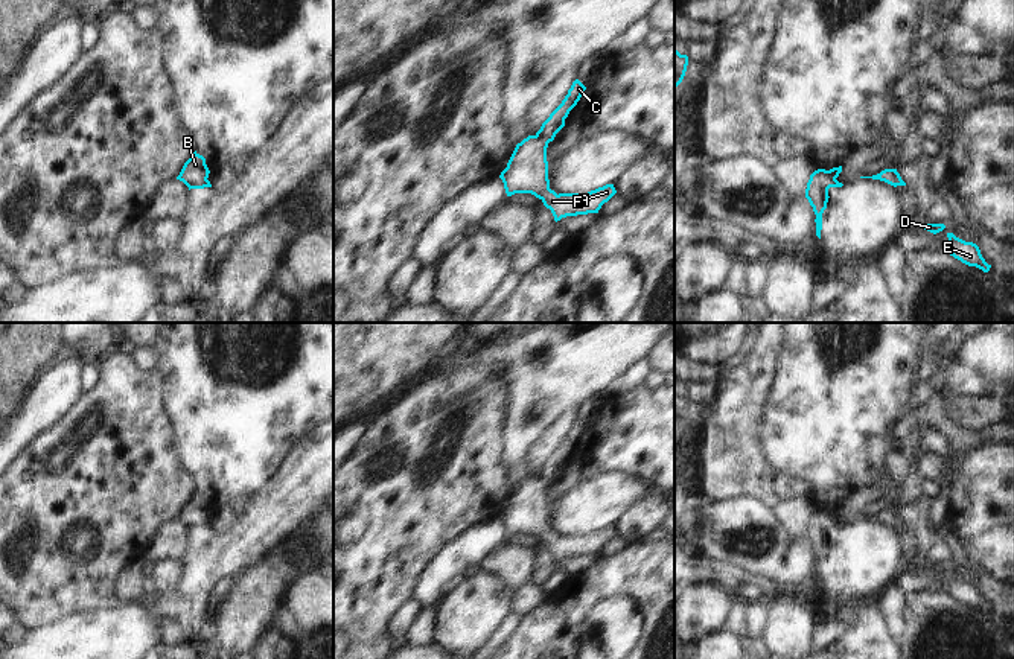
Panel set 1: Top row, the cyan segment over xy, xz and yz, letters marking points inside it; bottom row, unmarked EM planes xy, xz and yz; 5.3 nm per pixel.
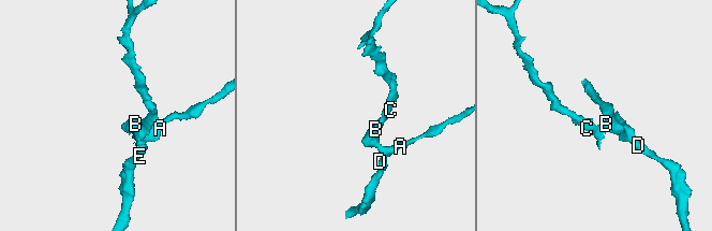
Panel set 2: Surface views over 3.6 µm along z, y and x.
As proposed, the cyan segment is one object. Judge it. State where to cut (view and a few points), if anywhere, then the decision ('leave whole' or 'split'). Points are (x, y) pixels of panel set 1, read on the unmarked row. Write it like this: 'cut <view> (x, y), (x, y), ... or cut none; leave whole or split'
cut xz (536, 475), (547, 484); split

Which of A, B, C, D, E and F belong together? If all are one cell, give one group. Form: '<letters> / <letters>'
A B D E F / C

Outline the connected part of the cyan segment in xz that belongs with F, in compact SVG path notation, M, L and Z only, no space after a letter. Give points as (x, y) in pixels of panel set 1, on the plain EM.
M528 476L516 485L507 508L499 516L507 537L534 536L551 551L557 563L566 557L598 554L601 546L617 534L614 525L606 525L588 534L557 536L550 530L547 489L548 484L537 476Z

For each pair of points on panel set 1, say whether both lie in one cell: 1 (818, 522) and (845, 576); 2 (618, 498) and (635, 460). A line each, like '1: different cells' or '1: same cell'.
1: same cell
2: different cells

